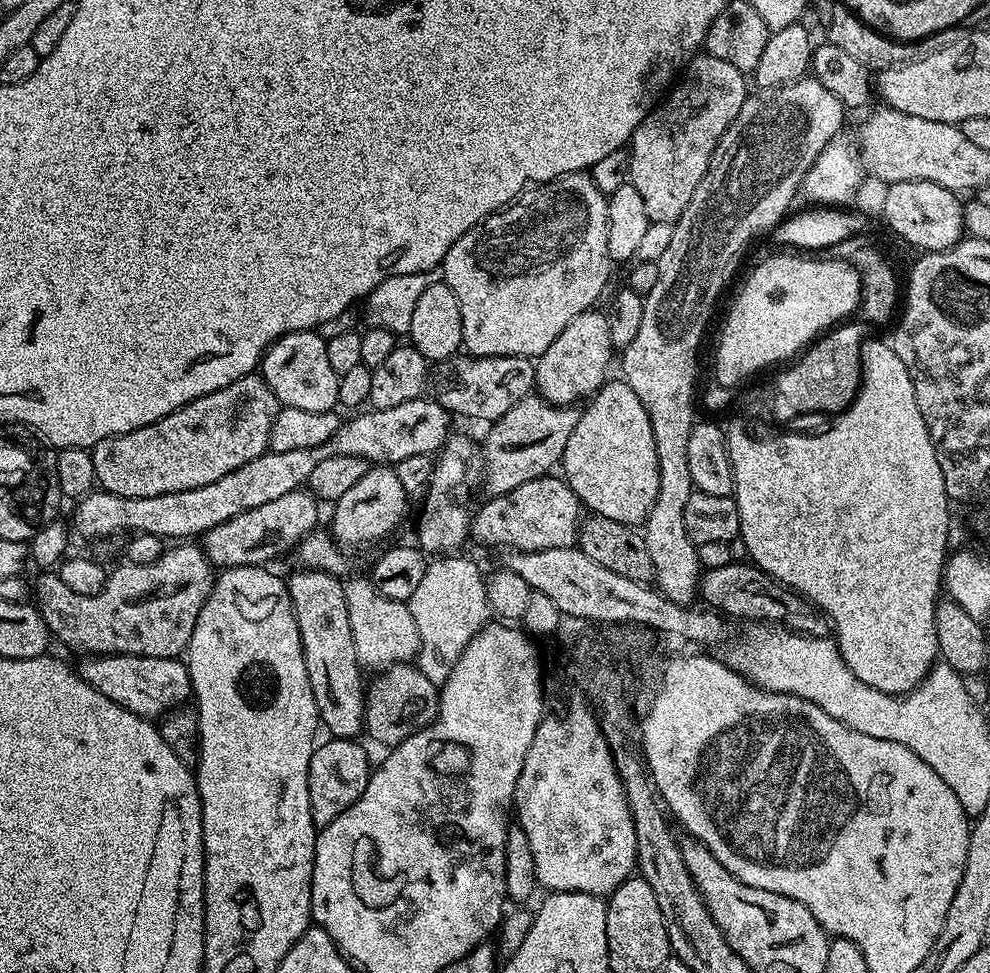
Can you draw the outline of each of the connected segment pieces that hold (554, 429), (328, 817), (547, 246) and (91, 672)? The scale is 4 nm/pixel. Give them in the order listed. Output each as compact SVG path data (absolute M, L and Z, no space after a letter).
M530 394L525 400L519 400L502 418L498 418L491 425L492 428L482 440L482 468L484 464L484 488L488 491L489 497L505 496L510 490L530 482L534 478L542 478L553 471L552 468L561 463L564 459L566 442L570 442L570 434L574 434L574 426L578 426L578 418L581 409L576 406L561 406L551 404L549 400L544 400L539 394Z
M328 738L317 743L312 750L310 758L310 770L308 771L308 789L310 790L310 814L317 829L327 826L338 818L362 794L368 785L370 775L370 764L368 768L368 752L362 745L356 744L355 739L342 740L339 738Z
M587 171L571 172L565 176L558 177L557 180L550 180L546 184L538 184L529 187L520 193L515 201L499 212L492 213L491 216L481 220L474 225L446 254L442 265L442 280L454 290L454 298L458 298L458 306L462 310L462 334L464 342L463 351L469 356L526 356L535 358L544 353L546 346L578 318L578 314L587 312L597 307L596 299L604 292L604 287L608 284L608 279L612 276L614 262L610 258L610 250L606 250L606 234L608 233L608 197L594 186L591 175Z
M92 654L78 664L84 683L92 684L106 698L118 702L126 710L145 718L160 718L166 710L175 709L184 699L192 696L192 682L188 679L188 666L183 659L171 656L129 656L127 654Z

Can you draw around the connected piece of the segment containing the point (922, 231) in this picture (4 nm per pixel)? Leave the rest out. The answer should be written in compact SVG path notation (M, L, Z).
M911 180L887 185L884 196L884 220L908 244L924 252L942 252L960 243L965 235L962 200L949 188L934 182Z

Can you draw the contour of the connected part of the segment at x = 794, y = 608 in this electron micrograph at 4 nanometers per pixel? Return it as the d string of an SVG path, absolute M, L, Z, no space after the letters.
M733 562L726 566L710 568L701 575L700 596L702 600L705 600L703 603L709 609L728 618L731 616L756 616L752 618L786 628L798 636L815 636L825 631L825 617L818 614L818 609L809 600L805 600L791 588L773 580L761 568L748 562L743 563Z

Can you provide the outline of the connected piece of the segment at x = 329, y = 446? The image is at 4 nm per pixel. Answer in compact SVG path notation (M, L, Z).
M431 398L402 402L402 406L364 411L356 414L361 416L353 420L345 419L339 430L322 446L310 446L306 450L269 450L254 458L254 462L246 462L246 466L230 470L230 474L218 478L218 482L210 482L210 486L198 486L194 490L182 490L174 494L158 494L154 498L125 498L113 492L93 490L73 507L77 508L73 510L70 519L71 531L88 540L100 540L115 532L145 532L168 542L200 538L214 526L246 510L254 510L254 506L262 506L282 494L304 488L310 473L325 458L354 454L372 466L395 466L402 462L402 458L410 458L414 454L439 453L450 435L449 412Z

